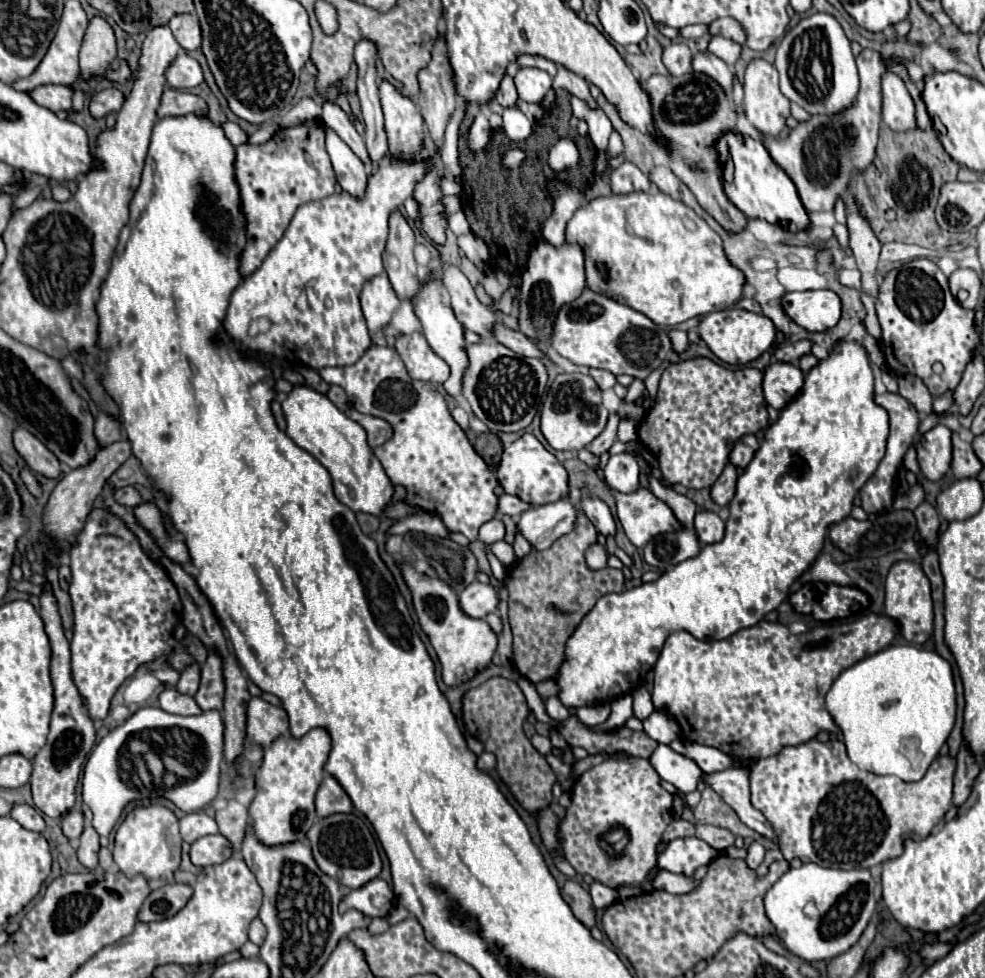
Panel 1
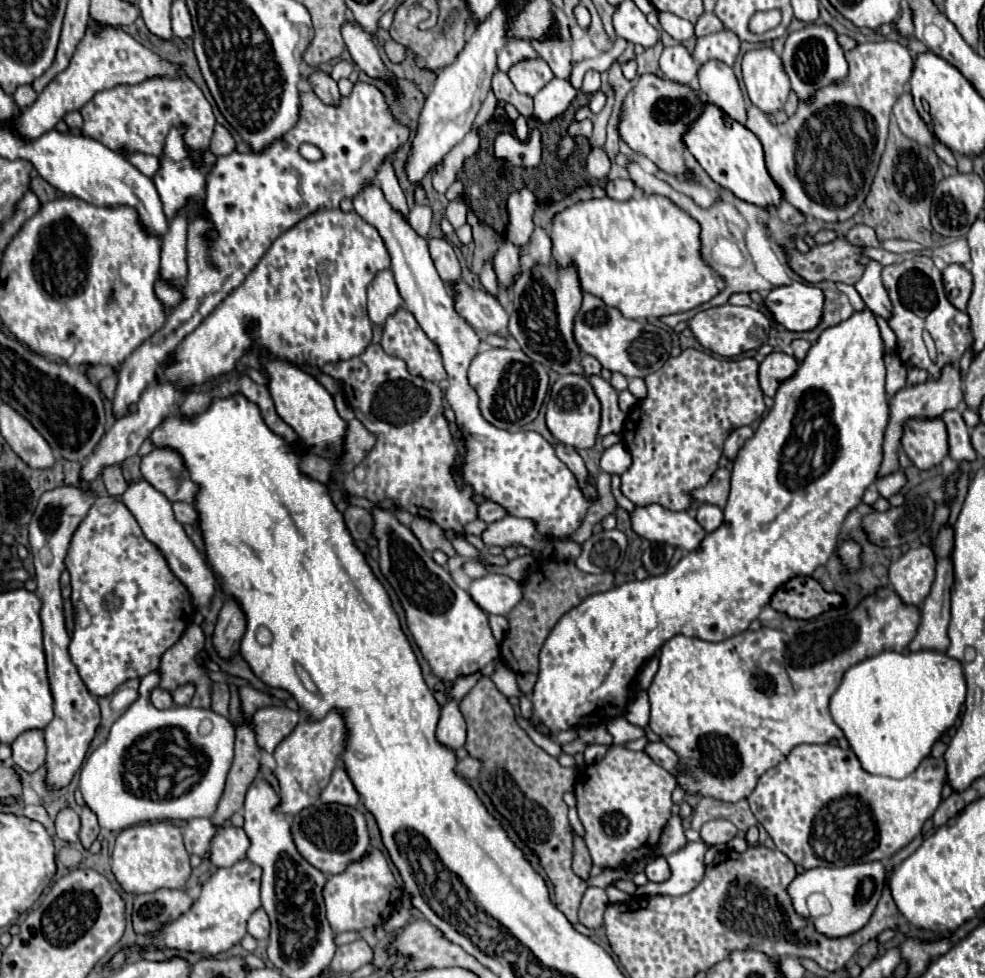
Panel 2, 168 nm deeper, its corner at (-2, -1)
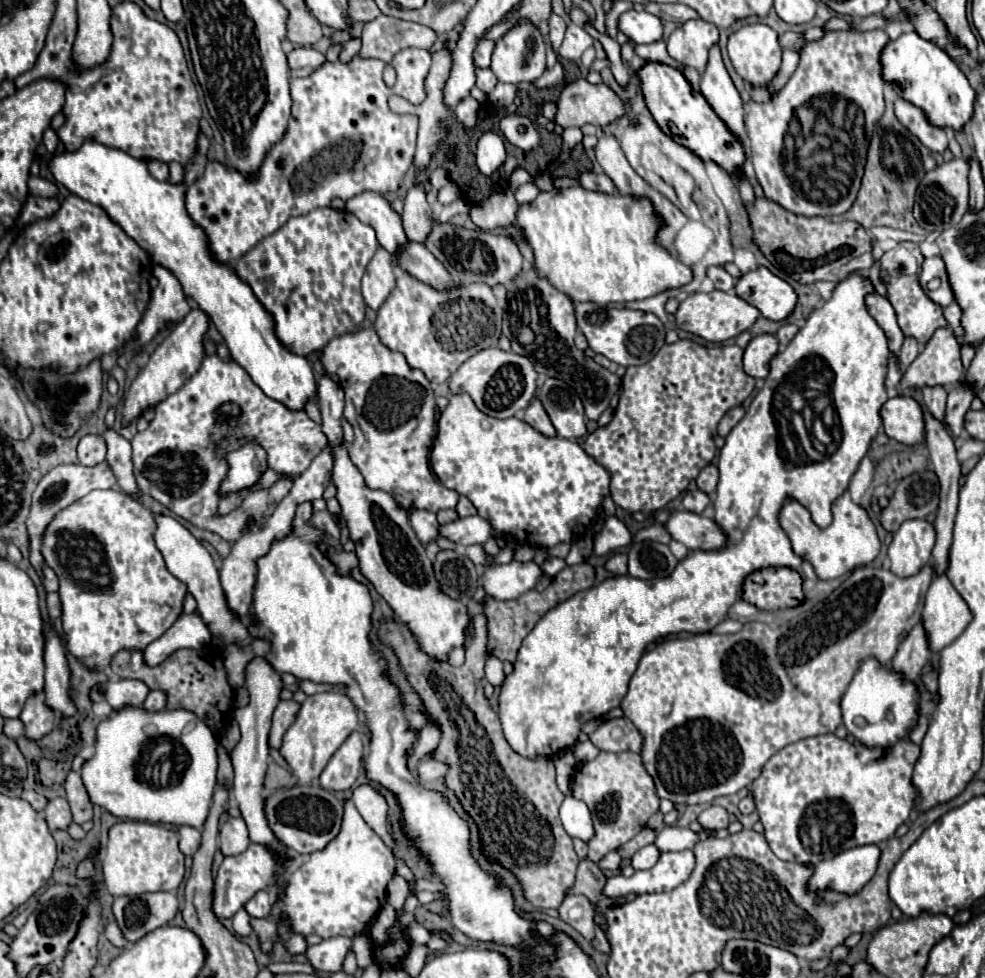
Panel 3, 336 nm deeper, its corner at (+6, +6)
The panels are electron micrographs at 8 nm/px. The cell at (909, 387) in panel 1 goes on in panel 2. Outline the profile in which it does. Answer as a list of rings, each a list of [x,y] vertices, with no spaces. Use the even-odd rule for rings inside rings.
[[[912,367],[912,369],[908,369],[908,379],[906,379],[906,385],[920,385],[920,383],[926,383],[928,379],[930,379],[930,375],[928,375],[924,369]]]

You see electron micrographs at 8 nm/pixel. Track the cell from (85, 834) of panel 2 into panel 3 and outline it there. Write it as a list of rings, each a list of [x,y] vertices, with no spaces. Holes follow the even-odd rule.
[[[70,770],[68,778],[66,778],[66,796],[68,796],[76,824],[84,824],[86,820],[92,820],[92,802],[84,788],[80,772]]]

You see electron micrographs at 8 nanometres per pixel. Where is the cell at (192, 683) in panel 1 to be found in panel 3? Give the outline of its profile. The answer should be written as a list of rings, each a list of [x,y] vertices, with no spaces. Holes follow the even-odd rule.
[[[158,690],[150,692],[142,704],[142,708],[148,712],[160,712],[160,710],[164,710],[164,706],[166,706],[166,696],[164,696],[164,692],[158,692]]]

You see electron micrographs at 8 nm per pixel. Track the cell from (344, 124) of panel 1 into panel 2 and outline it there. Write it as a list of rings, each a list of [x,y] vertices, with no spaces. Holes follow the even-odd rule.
[[[314,73],[308,81],[314,85],[314,93],[318,95],[318,99],[324,99],[324,103],[332,103],[332,107],[336,107],[336,103],[340,103],[338,85],[326,73]]]

